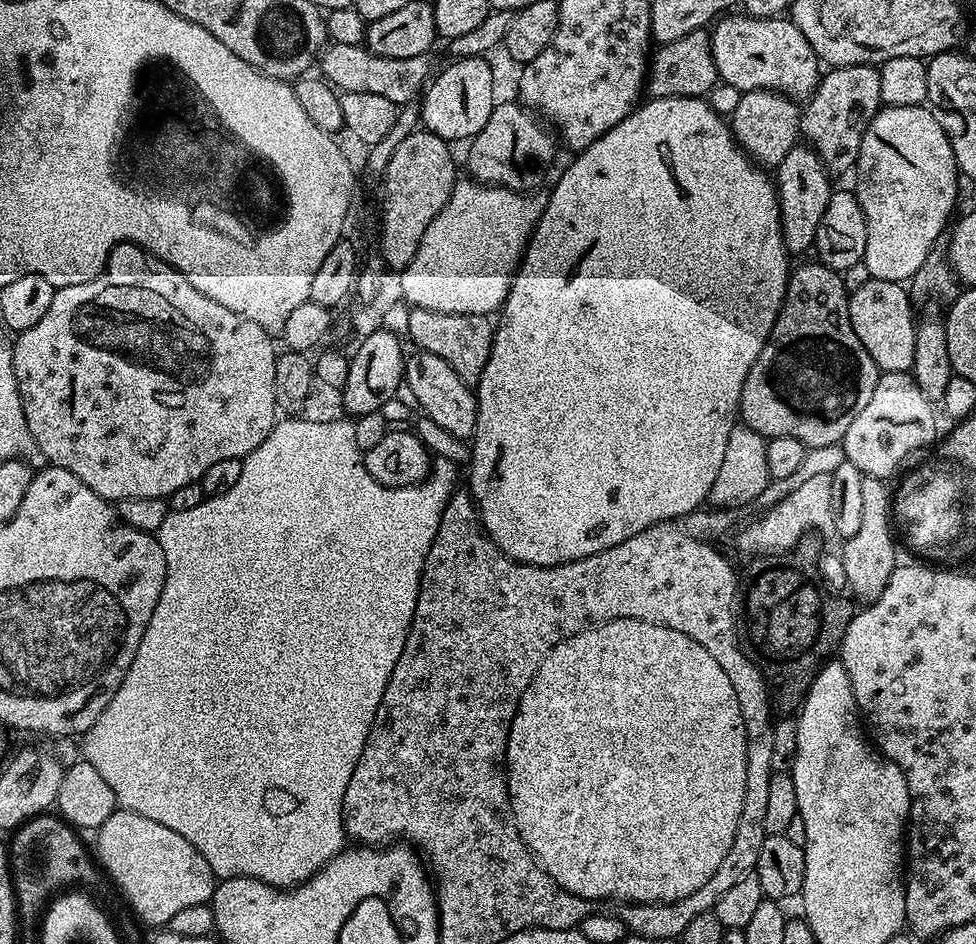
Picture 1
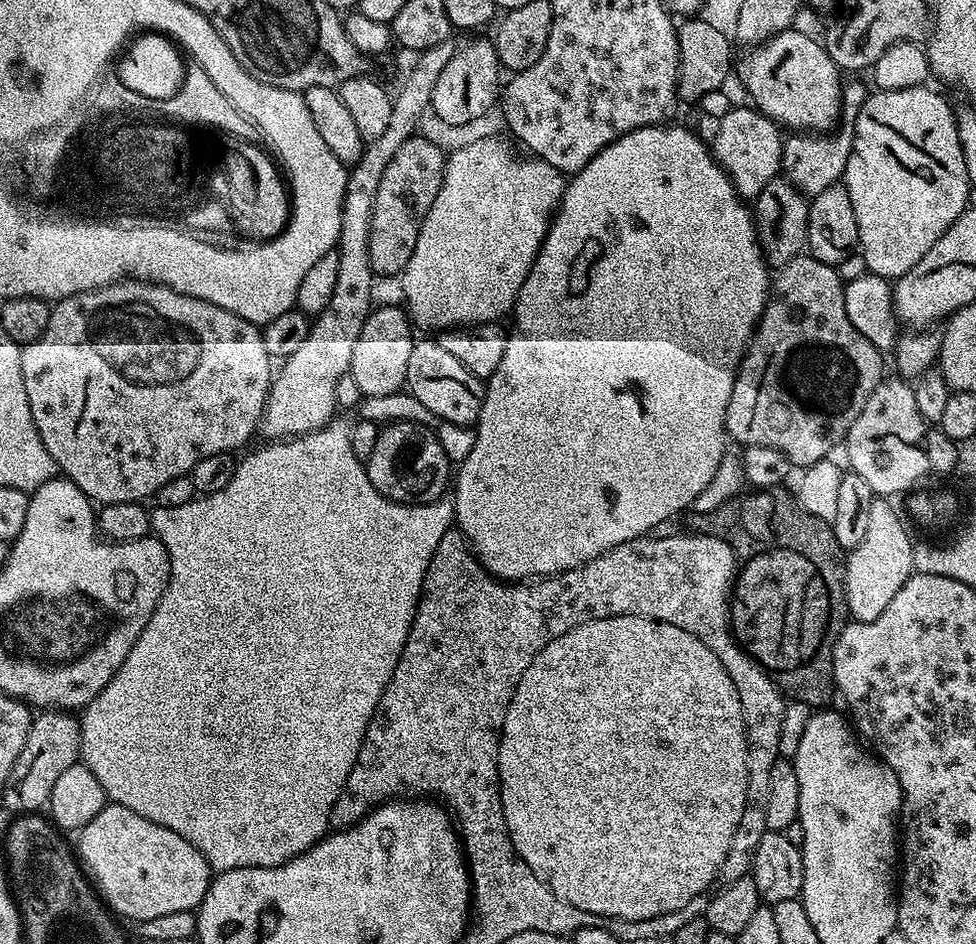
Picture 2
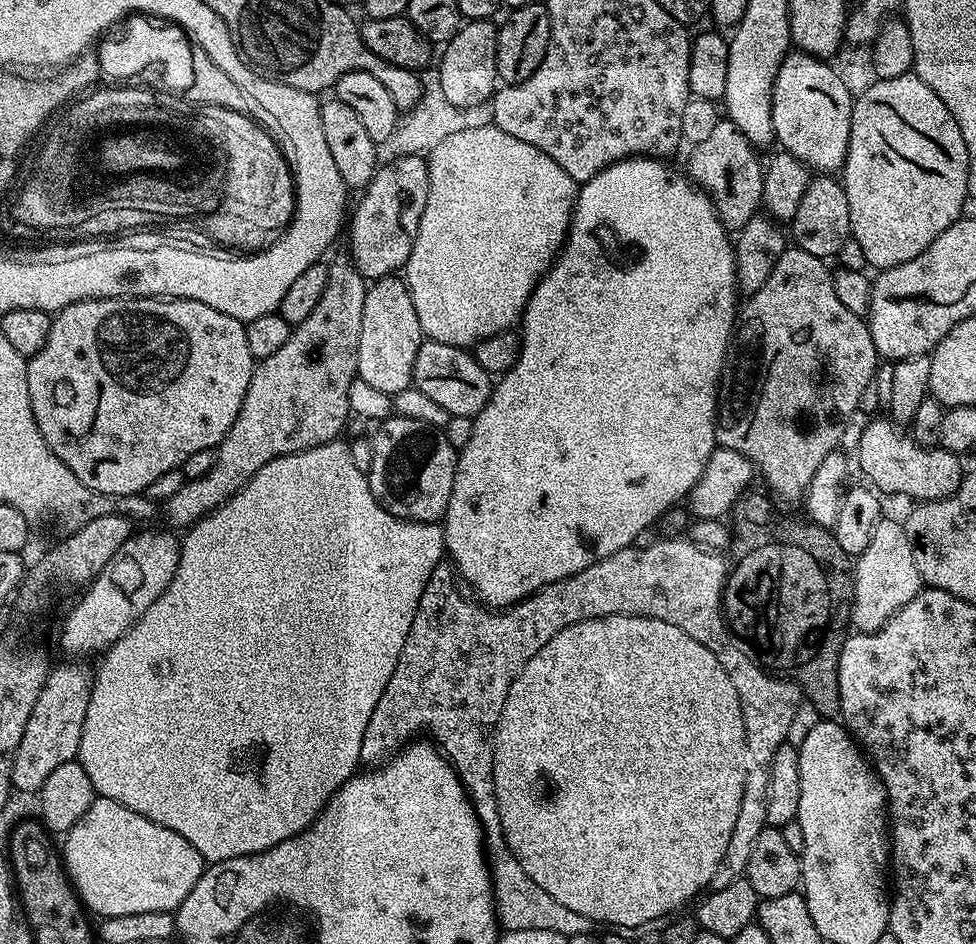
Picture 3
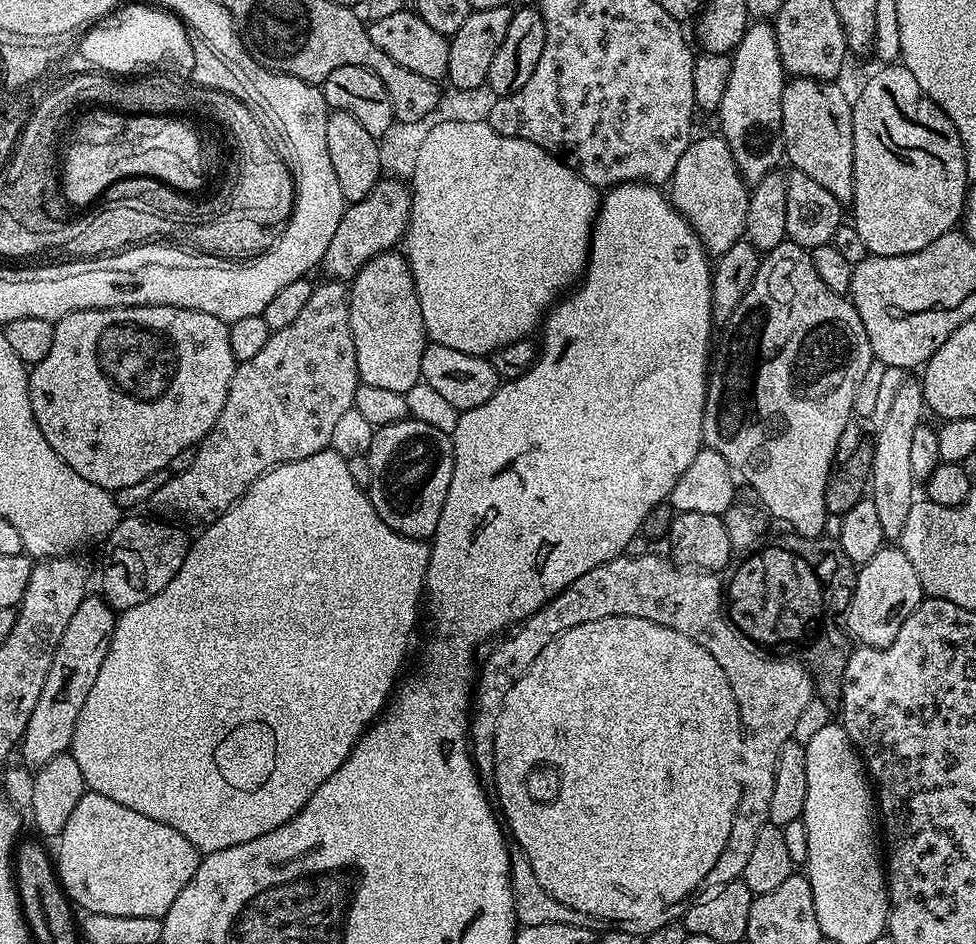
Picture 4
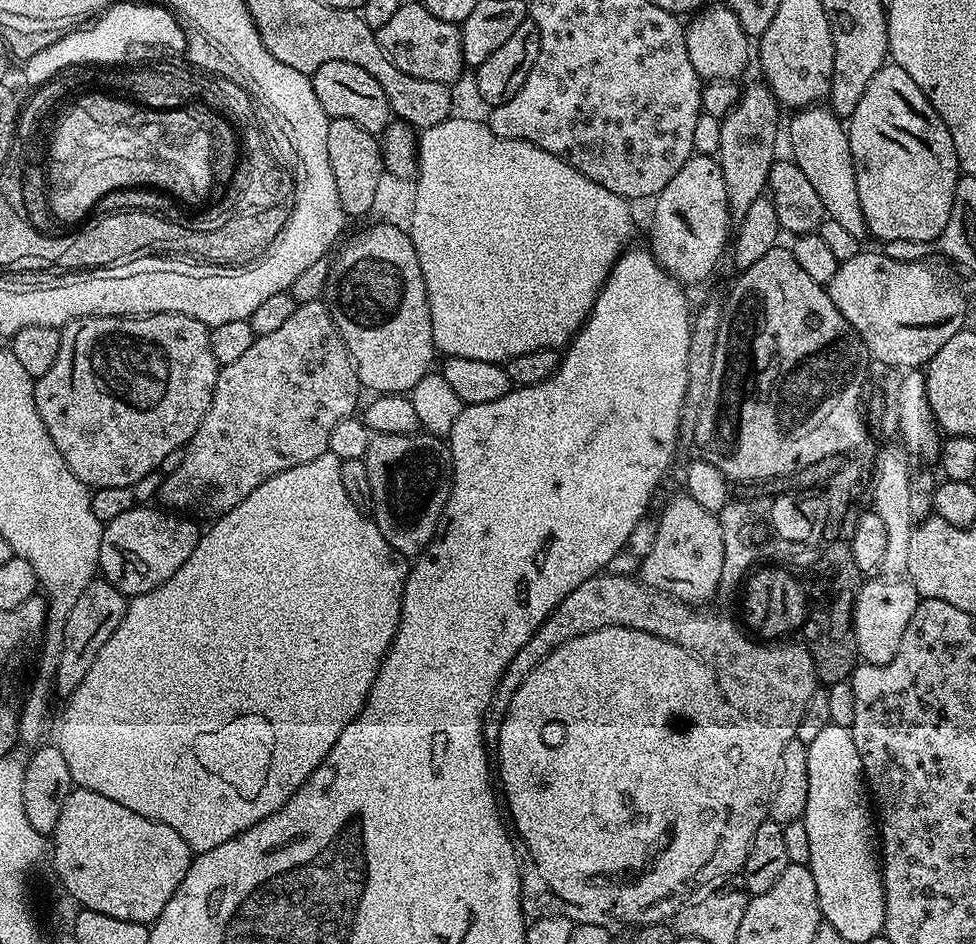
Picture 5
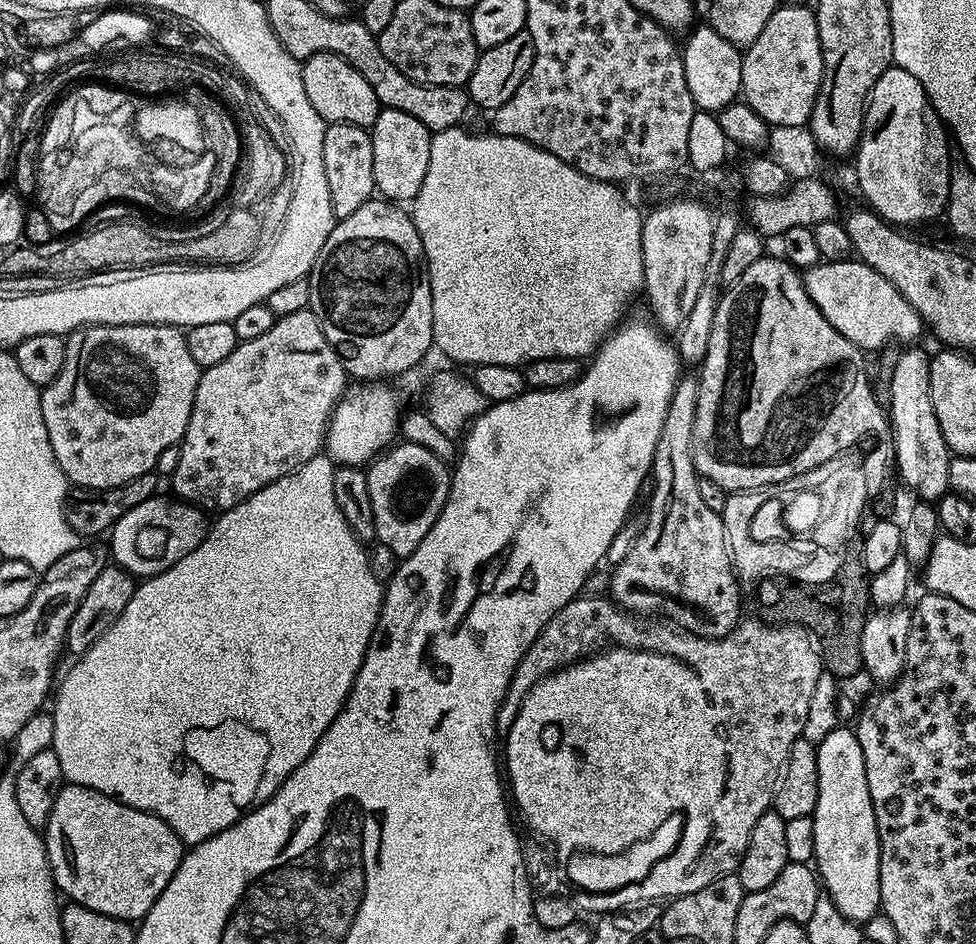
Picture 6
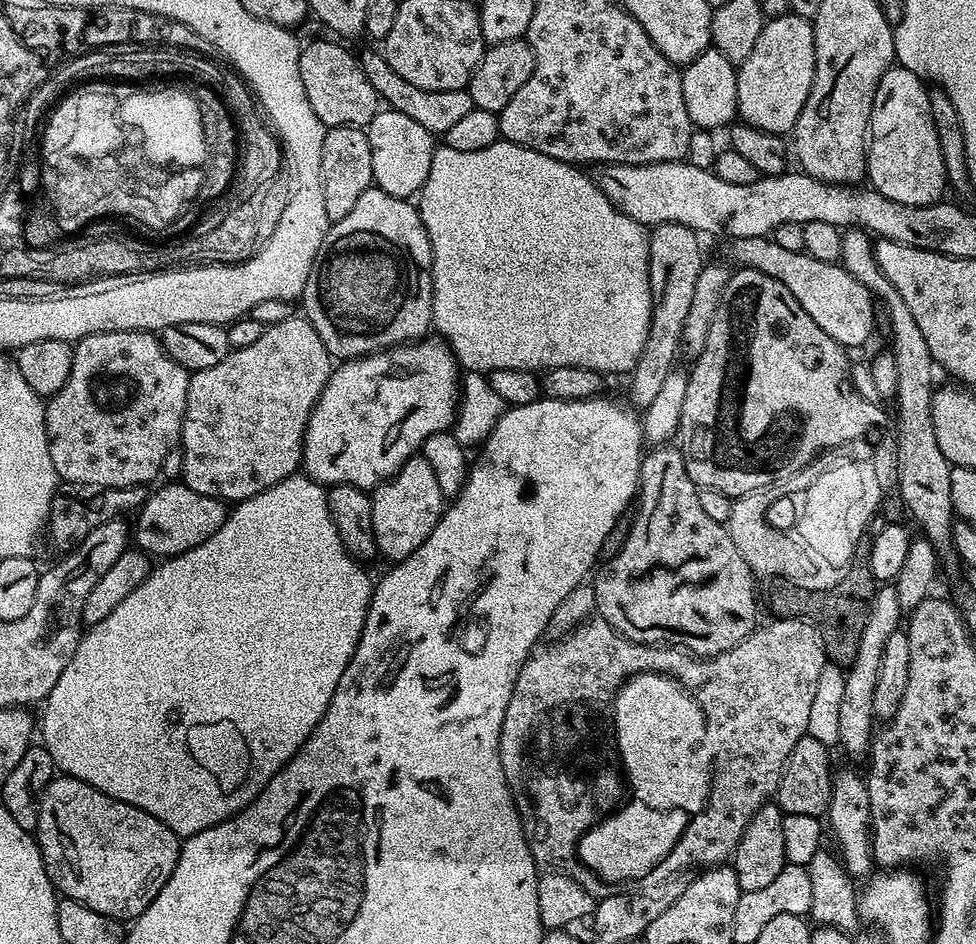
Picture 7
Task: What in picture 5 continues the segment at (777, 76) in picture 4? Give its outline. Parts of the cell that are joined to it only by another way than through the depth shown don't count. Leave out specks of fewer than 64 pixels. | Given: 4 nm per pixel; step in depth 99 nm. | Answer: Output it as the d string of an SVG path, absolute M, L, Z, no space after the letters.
M744 84L740 100L719 121L720 152L718 159L722 178L726 178L728 206L733 217L739 218L750 210L753 202L758 202L768 187L768 175L773 163L778 159L776 153L776 127L780 124L778 105L768 91L767 84Z

